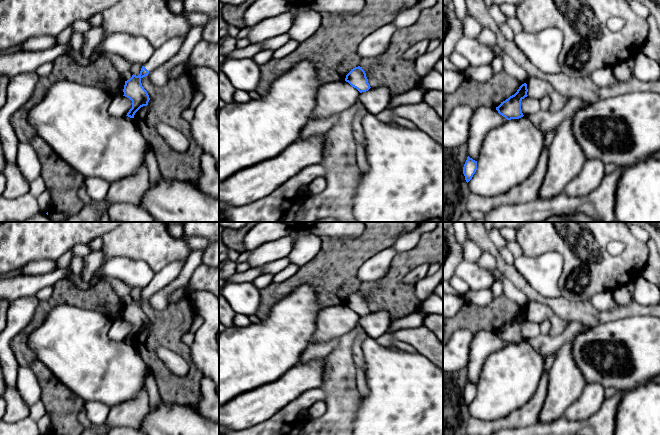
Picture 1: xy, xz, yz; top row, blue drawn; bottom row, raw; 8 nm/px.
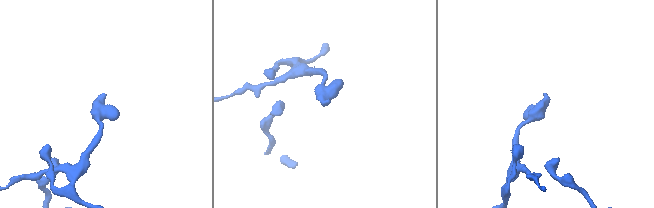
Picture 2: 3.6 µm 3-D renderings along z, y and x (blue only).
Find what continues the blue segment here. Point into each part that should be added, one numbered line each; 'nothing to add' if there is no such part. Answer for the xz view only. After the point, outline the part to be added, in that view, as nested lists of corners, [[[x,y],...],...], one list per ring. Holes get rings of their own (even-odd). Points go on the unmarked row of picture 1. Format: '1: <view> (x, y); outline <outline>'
nothing to add

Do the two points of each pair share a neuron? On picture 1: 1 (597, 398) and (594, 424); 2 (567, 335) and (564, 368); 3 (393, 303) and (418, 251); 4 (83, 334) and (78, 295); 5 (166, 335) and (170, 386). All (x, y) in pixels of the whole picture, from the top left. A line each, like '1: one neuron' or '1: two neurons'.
1: two neurons
2: two neurons
3: one neuron
4: two neurons
5: one neuron

